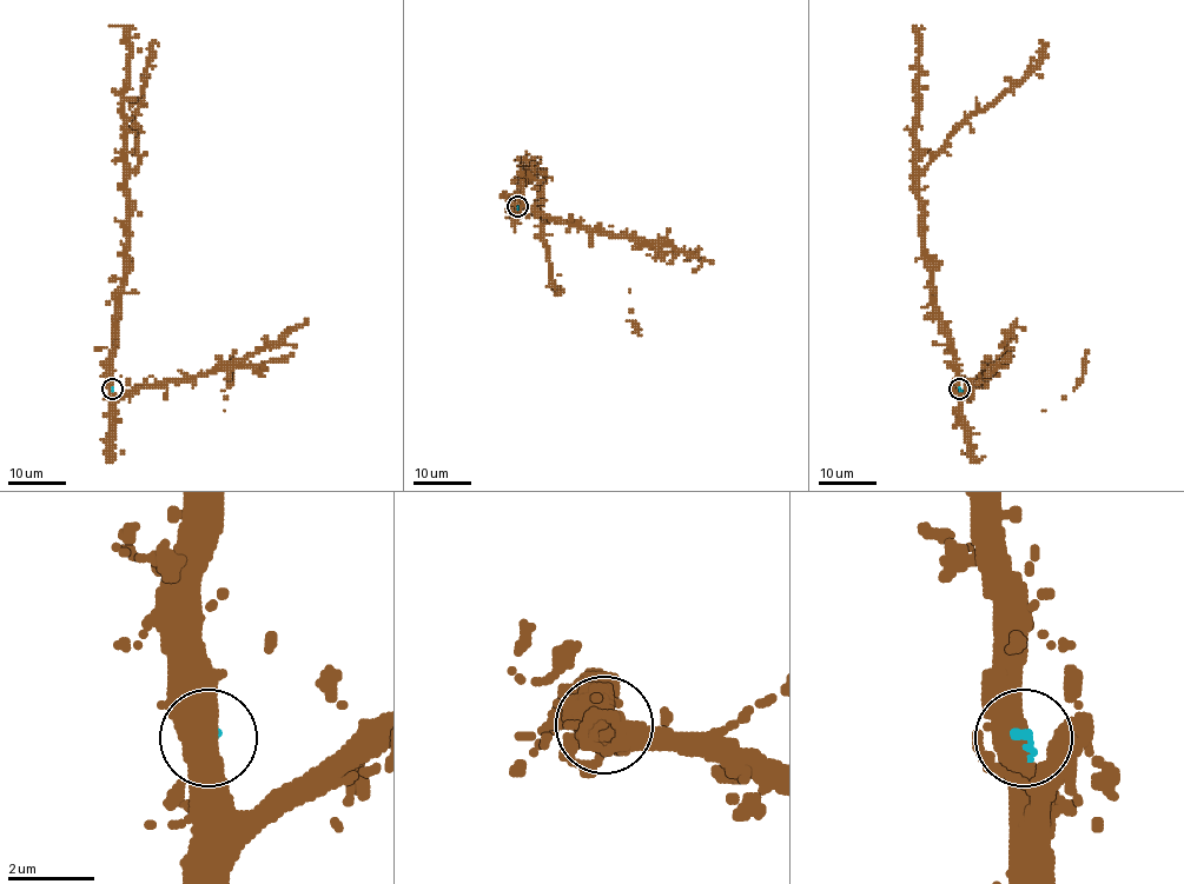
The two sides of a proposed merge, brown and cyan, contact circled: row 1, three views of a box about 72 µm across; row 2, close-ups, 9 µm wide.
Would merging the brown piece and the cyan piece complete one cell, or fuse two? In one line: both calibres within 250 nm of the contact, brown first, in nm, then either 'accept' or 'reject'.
calibres 480 and 200 nm; accept

